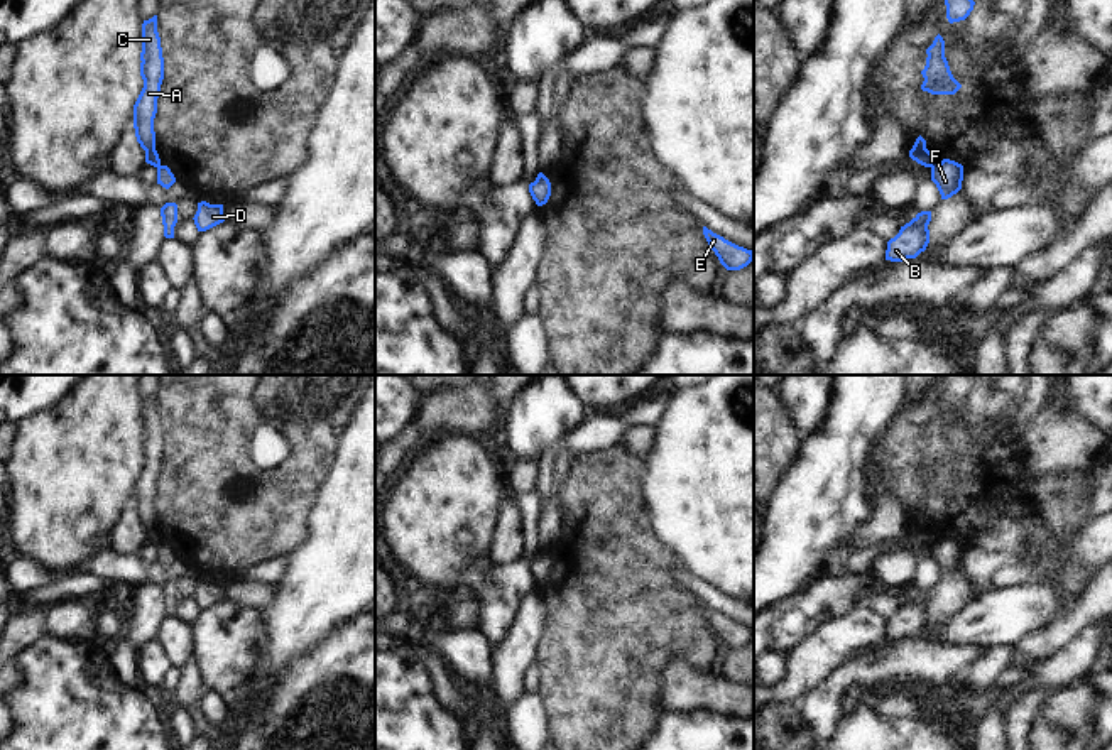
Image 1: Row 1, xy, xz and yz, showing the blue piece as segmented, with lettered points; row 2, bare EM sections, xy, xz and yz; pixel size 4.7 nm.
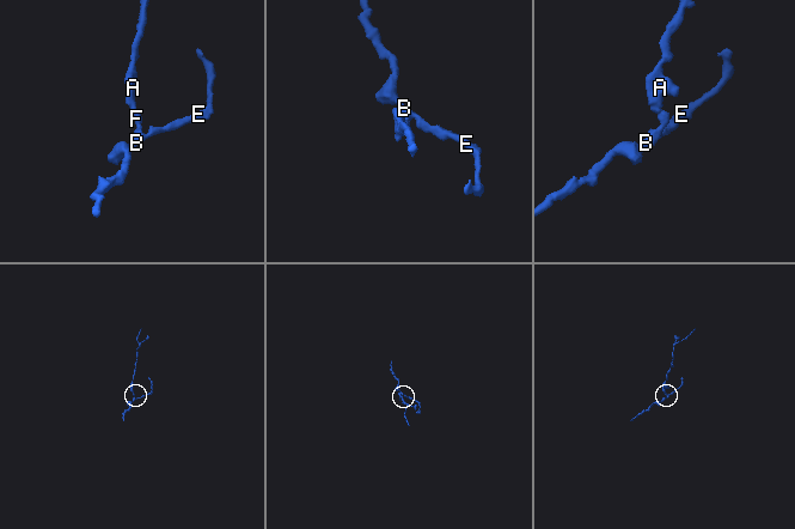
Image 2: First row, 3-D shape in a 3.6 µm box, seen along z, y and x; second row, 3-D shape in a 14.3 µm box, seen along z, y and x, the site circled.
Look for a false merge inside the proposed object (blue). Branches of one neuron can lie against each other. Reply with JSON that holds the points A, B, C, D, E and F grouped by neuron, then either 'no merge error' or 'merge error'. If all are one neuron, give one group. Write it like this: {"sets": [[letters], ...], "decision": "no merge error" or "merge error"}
{"sets": [["A", "C"], ["B", "D", "E", "F"]], "decision": "merge error"}

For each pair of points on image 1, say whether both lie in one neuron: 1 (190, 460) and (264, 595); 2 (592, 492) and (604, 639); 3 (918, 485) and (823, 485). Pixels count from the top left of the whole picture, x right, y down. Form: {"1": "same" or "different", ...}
{"1": "different", "2": "same", "3": "different"}

